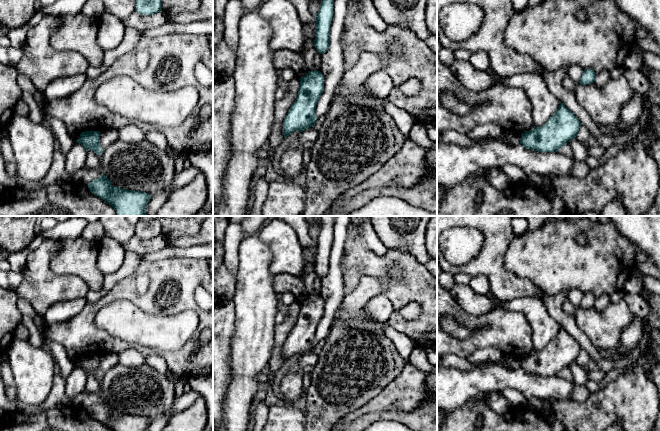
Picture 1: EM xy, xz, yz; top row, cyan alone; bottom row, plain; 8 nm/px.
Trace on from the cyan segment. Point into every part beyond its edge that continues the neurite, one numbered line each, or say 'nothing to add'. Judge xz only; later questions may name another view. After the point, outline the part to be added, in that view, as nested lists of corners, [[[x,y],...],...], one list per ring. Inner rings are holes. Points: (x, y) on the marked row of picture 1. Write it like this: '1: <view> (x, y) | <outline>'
nothing to add

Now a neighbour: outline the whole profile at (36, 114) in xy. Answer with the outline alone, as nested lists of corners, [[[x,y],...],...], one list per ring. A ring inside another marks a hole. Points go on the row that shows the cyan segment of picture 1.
[[[22,91],[22,99],[29,107],[29,119],[36,123],[45,123],[43,110],[39,107],[33,96],[28,91]]]

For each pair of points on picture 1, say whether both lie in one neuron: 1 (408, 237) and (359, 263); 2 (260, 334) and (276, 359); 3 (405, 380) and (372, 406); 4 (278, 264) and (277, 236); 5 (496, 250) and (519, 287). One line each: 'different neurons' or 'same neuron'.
1: different neurons
2: different neurons
3: same neuron
4: same neuron
5: same neuron

